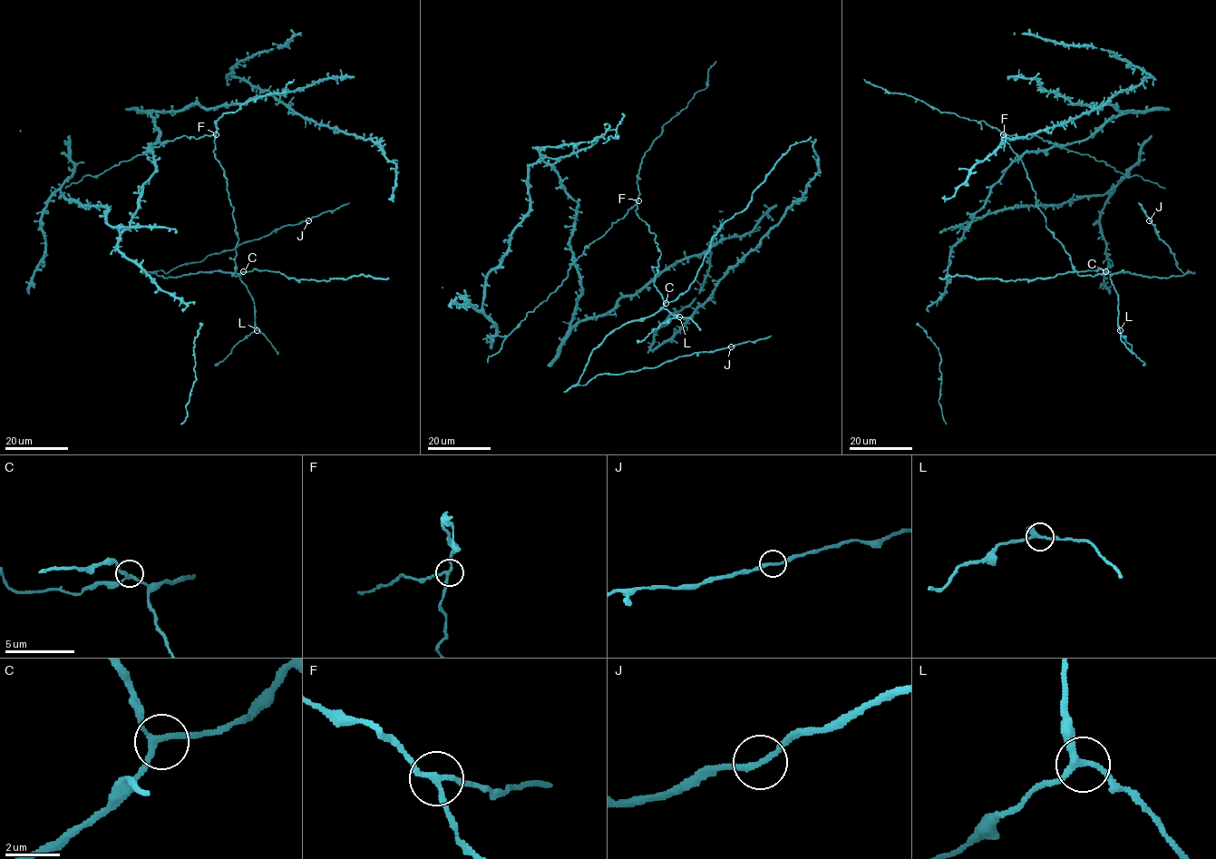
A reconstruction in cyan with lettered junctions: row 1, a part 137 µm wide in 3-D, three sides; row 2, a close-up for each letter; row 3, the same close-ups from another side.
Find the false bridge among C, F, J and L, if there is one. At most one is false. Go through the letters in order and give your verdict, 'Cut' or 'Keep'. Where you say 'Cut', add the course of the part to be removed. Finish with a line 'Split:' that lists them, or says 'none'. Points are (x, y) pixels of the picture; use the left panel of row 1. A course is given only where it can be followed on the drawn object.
C: Keep
F: Cut. Course of the part to remove: (216, 134), (196, 139), (182, 135), (164, 141), (145, 153), (121, 161), (99, 175), (85, 175), (65, 188)
J: Keep
L: Keep
Split: F

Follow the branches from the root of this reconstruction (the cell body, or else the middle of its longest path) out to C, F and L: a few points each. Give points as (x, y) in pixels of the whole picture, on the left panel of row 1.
C: (186, 135), (198, 139), (215, 134), (214, 157), (224, 170), (238, 239), (236, 271), (231, 276), (243, 271)
F: (186, 135), (198, 139), (216, 134)
L: (186, 135), (215, 134), (214, 157), (224, 170), (238, 239), (231, 276), (242, 272), (257, 330)

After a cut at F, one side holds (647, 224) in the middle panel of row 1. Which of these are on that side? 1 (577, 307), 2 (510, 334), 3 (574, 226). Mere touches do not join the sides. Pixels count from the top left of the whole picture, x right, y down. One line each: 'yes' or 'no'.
1: yes
2: no
3: yes

